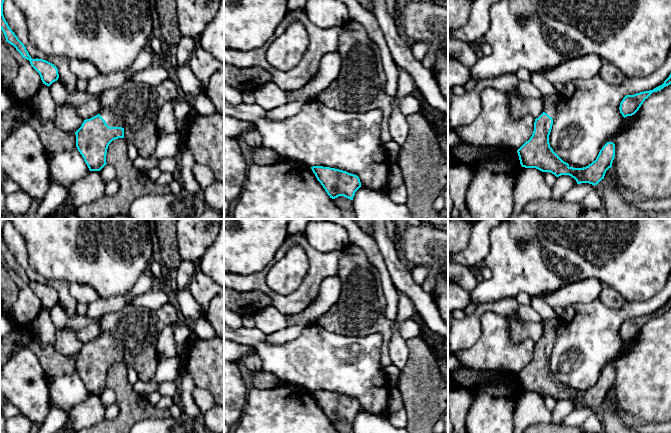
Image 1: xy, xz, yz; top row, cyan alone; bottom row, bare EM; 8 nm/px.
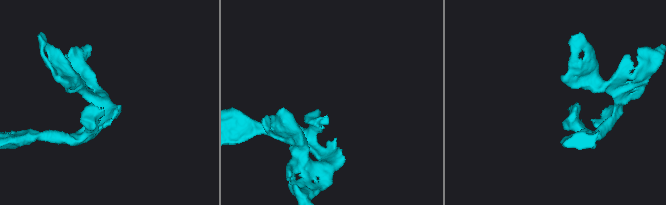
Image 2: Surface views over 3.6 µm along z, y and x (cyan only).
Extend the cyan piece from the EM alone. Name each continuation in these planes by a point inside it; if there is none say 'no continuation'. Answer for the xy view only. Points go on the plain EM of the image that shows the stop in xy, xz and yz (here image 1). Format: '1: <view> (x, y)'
1: xy (134, 330)

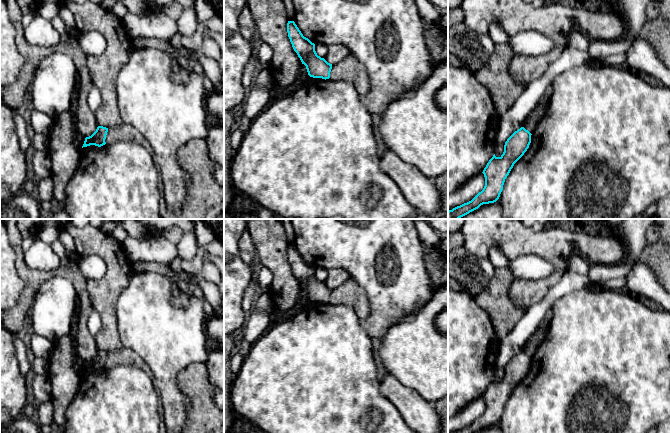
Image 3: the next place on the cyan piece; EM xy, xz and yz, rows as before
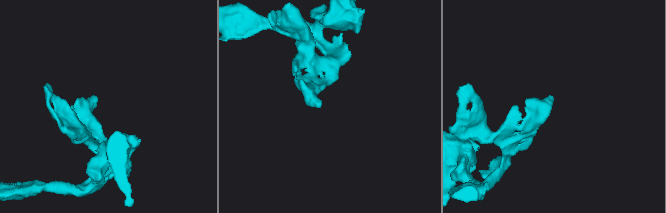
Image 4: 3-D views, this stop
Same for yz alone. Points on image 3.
no continuation

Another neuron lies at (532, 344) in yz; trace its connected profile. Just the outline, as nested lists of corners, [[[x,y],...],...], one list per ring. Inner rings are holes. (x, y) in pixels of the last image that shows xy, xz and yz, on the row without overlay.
[[[545,328],[544,331],[539,331],[535,334],[532,334],[525,342],[523,351],[528,354],[531,358],[535,355],[536,351],[542,344],[543,340],[545,339],[548,328]]]

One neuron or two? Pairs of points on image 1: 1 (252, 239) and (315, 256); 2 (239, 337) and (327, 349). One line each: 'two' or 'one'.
1: two
2: one

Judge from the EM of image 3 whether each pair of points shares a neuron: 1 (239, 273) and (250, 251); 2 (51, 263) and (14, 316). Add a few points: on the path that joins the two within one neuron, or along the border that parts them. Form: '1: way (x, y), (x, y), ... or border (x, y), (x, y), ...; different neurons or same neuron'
1: border (239, 238), (239, 254), (252, 266); different neurons
2: border (24, 261), (29, 267), (56, 272); different neurons

